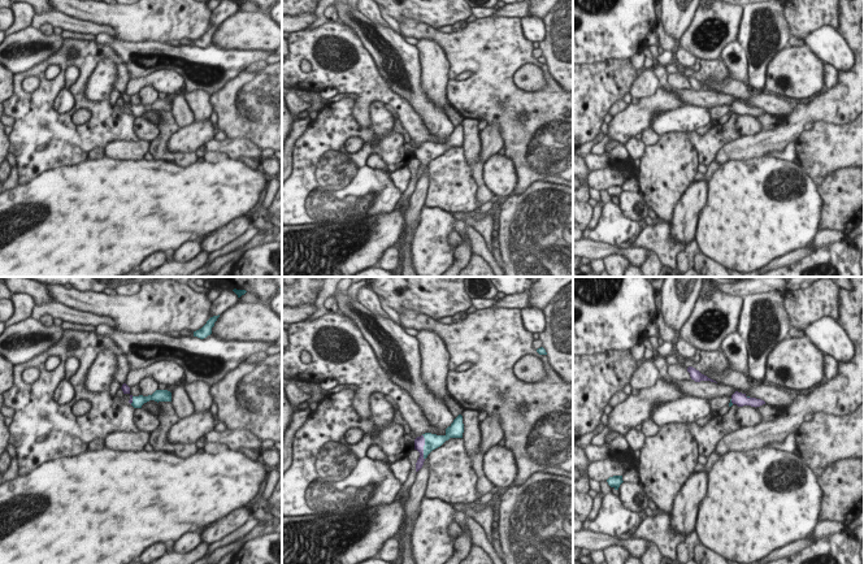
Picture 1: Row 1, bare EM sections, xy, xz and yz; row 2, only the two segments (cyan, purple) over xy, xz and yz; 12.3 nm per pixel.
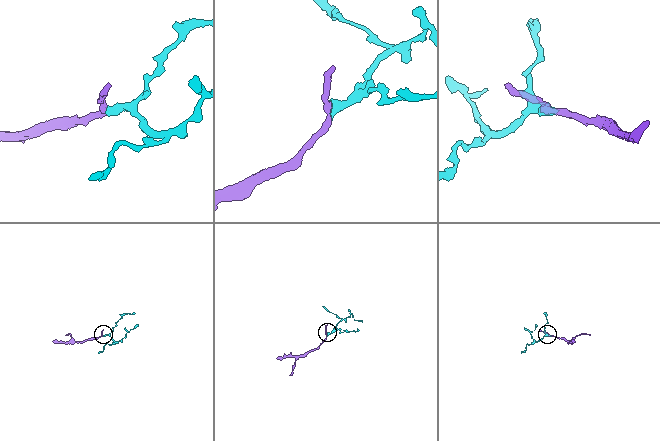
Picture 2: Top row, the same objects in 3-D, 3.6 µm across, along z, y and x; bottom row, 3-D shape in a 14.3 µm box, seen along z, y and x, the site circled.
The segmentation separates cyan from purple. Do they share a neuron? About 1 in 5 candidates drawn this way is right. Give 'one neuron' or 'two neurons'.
one neuron

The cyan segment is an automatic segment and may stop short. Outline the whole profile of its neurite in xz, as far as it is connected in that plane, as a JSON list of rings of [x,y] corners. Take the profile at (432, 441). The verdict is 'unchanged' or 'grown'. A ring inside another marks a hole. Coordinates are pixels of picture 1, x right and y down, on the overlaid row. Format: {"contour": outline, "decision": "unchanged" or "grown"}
{"contour": [[[459,415],[453,420],[453,422],[446,429],[444,435],[425,433],[421,437],[417,437],[414,439],[414,450],[420,452],[420,457],[416,463],[416,472],[418,472],[422,468],[425,459],[433,450],[440,447],[450,438],[463,438],[463,433],[464,433],[463,416]]], "decision": "grown"}

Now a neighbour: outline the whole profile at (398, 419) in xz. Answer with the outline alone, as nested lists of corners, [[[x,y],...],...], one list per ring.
[[[383,395],[383,398],[395,409],[392,424],[400,425],[404,429],[404,434],[409,435],[411,428],[407,424],[407,421],[401,417],[401,413],[399,411],[396,402],[391,396],[387,396],[387,395]]]

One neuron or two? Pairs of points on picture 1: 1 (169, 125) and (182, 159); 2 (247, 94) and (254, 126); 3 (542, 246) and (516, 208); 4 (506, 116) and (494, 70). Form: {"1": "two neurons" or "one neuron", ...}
{"1": "one neuron", "2": "one neuron", "3": "one neuron", "4": "one neuron"}

